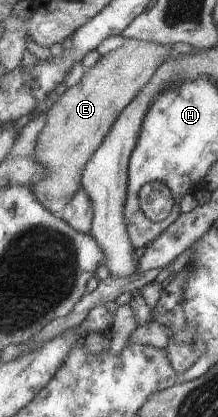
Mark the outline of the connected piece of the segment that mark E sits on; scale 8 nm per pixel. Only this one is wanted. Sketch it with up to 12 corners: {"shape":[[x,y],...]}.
{"shape":[[125,39],[50,106],[30,187],[53,213],[175,51]]}

